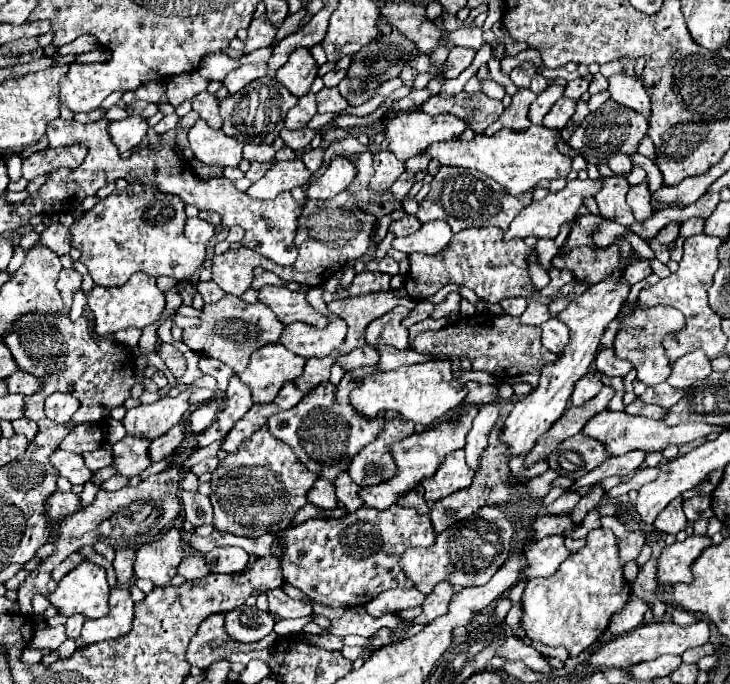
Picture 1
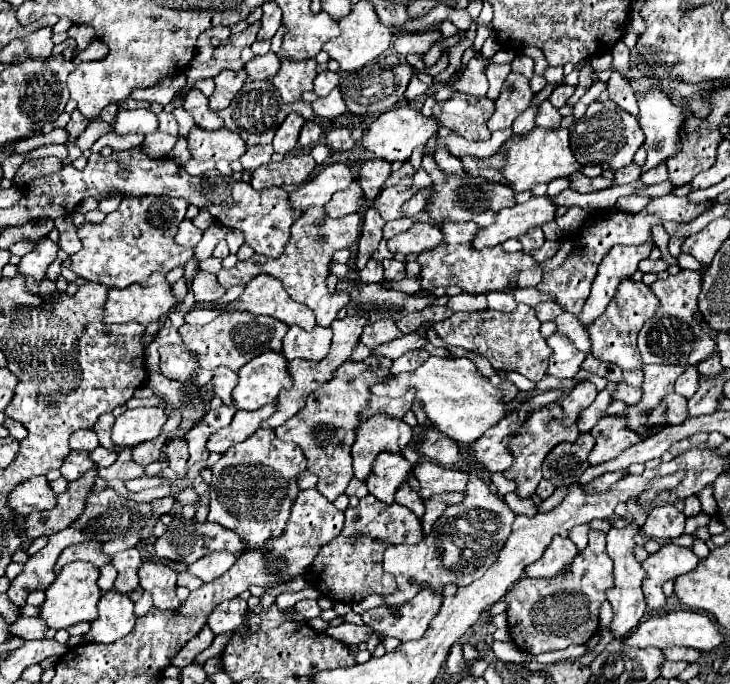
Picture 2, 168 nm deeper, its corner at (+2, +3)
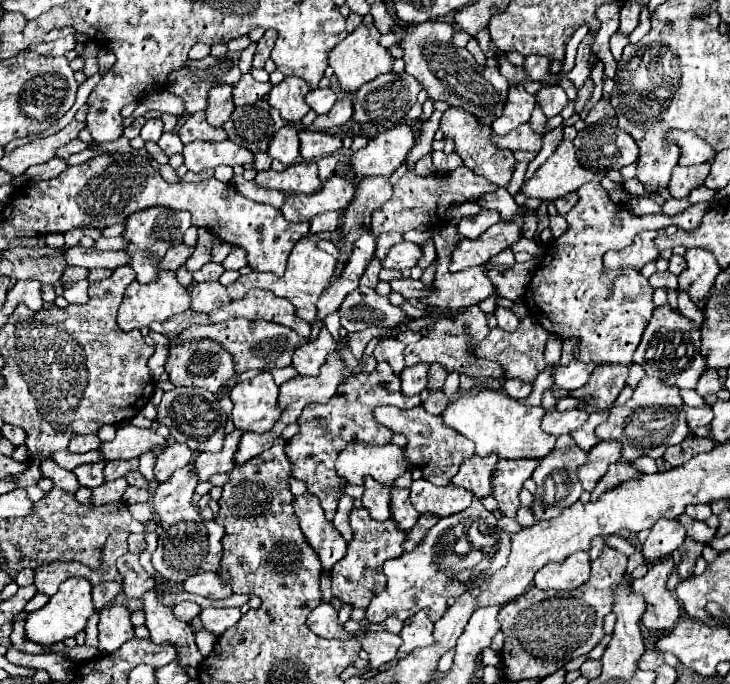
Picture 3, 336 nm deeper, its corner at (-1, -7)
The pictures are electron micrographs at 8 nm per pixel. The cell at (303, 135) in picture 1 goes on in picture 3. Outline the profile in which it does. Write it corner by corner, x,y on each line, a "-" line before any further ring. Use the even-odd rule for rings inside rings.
300,131
300,155
306,161
316,161
320,157
332,155
342,147
342,139
338,135
330,133
320,133
320,131

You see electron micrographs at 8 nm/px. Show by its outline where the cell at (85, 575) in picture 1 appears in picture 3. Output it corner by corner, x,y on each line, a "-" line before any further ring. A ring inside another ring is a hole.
72,577
72,579
66,579
58,593
54,597
50,597
50,601
38,609
38,611
32,611
28,613
28,619
26,619
26,639
28,641
34,641
38,645
54,645
54,643
60,643
68,637
74,637
76,633
84,631
90,615
94,613
94,605
92,605
92,585
86,583
86,579
82,577

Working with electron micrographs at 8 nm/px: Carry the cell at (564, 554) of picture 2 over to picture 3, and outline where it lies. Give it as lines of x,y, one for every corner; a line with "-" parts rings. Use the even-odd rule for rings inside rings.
574,553
562,563
548,563
542,567
536,577
534,585
538,589
556,589
556,591
572,591
590,579
590,555
588,553

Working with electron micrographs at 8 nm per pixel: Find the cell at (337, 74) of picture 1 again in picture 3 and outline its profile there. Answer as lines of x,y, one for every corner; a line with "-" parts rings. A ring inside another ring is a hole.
326,87
326,89
312,89
308,95
306,95
306,103
310,105
312,111
316,111
318,115
324,115
332,109
332,105
336,103
336,93

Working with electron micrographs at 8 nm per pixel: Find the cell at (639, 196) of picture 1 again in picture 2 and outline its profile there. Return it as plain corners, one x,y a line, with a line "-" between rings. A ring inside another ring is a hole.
653,89
643,97
639,97
639,125
645,131
643,149
647,151
647,161
641,167
641,173
653,169
655,165
665,161
667,157
673,157
679,151
679,131
681,131
683,119
685,115
681,113
681,109
663,91

